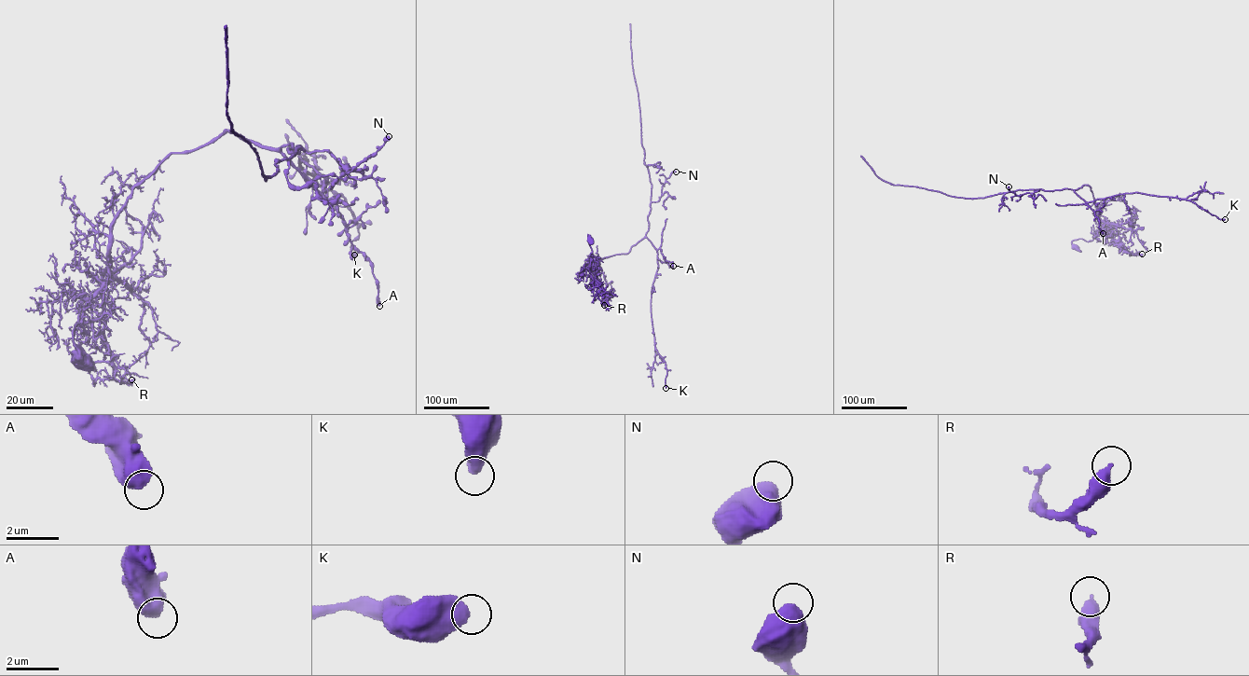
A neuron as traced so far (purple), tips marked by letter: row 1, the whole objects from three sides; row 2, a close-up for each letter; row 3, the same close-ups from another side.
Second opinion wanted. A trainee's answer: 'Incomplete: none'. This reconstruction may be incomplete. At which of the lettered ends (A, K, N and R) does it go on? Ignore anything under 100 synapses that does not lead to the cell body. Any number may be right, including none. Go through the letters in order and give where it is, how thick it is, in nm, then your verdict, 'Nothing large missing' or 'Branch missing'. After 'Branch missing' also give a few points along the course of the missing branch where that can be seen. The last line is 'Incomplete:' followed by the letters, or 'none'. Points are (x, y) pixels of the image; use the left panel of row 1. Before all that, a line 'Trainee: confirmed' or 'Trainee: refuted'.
Trainee: confirmed
A: Place: (379, 306). Thickness 650 nm. Nothing large missing
K: Place: (354, 255). Thickness 600 nm. Nothing large missing
N: Place: (389, 136). Thickness 650 nm. Nothing large missing
R: Place: (131, 379). Thickness 400 nm. Nothing large missing
Incomplete: none

